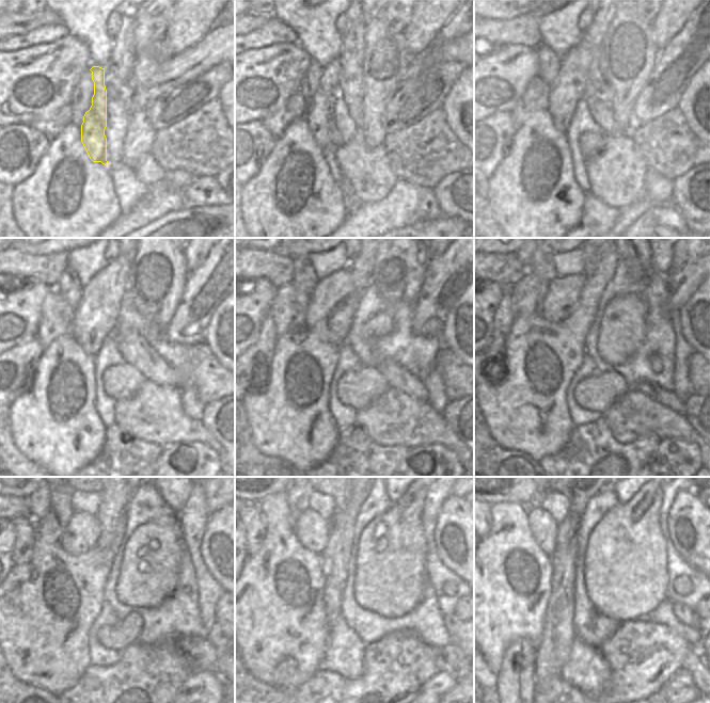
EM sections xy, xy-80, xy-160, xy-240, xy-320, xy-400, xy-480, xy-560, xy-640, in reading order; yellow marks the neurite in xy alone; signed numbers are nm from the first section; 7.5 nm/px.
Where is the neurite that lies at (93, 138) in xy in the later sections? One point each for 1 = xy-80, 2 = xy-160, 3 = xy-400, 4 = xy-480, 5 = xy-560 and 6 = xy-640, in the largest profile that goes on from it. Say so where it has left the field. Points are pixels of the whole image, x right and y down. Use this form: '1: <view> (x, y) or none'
1: xy-80 (341, 137)
2: xy-160 (569, 88)
3: xy-400 (563, 293)
4: xy-480 (81, 533)
5: xy-560 (312, 531)
6: xy-640 (543, 527)

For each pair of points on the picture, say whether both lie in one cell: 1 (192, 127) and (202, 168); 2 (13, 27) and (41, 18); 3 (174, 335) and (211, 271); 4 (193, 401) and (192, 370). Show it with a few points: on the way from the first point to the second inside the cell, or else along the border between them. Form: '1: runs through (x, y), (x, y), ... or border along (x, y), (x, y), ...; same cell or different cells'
1: runs through (201, 137), (202, 158); same cell
2: runs through (17, 21), (33, 20); same cell
3: runs through (190, 319), (206, 287); same cell
4: border along (182, 387), (189, 387), (204, 405); different cells

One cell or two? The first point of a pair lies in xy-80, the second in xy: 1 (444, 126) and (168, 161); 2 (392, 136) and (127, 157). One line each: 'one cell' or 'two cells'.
1: one cell
2: one cell

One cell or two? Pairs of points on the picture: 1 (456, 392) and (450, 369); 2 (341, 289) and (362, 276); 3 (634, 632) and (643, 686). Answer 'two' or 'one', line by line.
1: one
2: two
3: one

